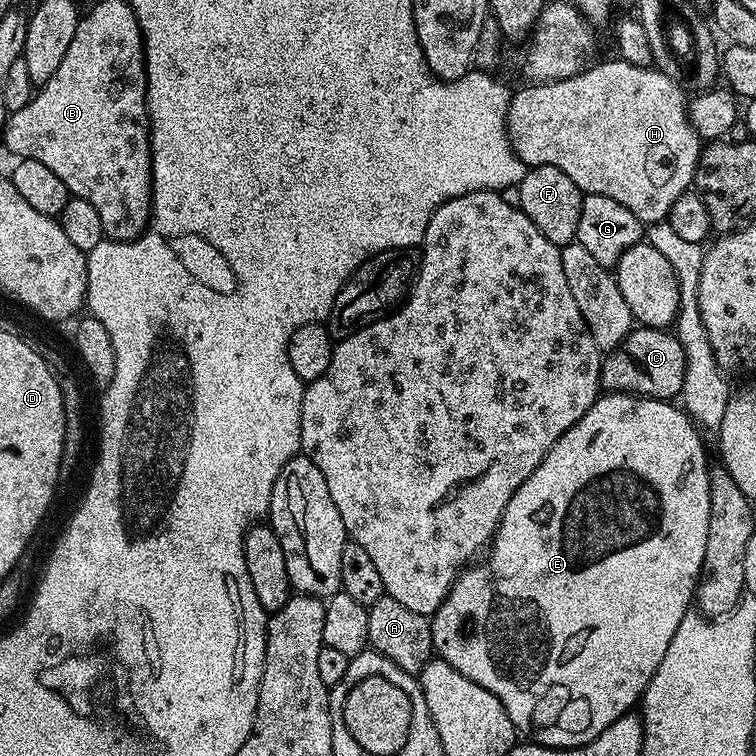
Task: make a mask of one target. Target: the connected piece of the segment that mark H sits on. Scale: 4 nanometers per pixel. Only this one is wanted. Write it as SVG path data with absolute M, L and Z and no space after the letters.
M619 58L595 64L593 63L583 72L574 74L570 78L528 82L523 85L525 88L519 89L517 87L513 91L512 101L508 107L508 141L512 143L512 148L518 154L520 161L528 168L554 166L558 170L562 170L562 174L566 174L566 178L570 178L570 182L579 186L581 192L589 196L605 196L606 198L614 198L614 202L622 202L622 206L626 206L626 210L630 210L638 217L641 225L647 226L667 221L670 206L674 206L674 202L678 202L680 195L693 187L696 167L702 151L700 135L694 130L692 123L688 121L686 95L684 96L683 90L671 80L672 76L669 73L662 72L655 66L643 68Z

